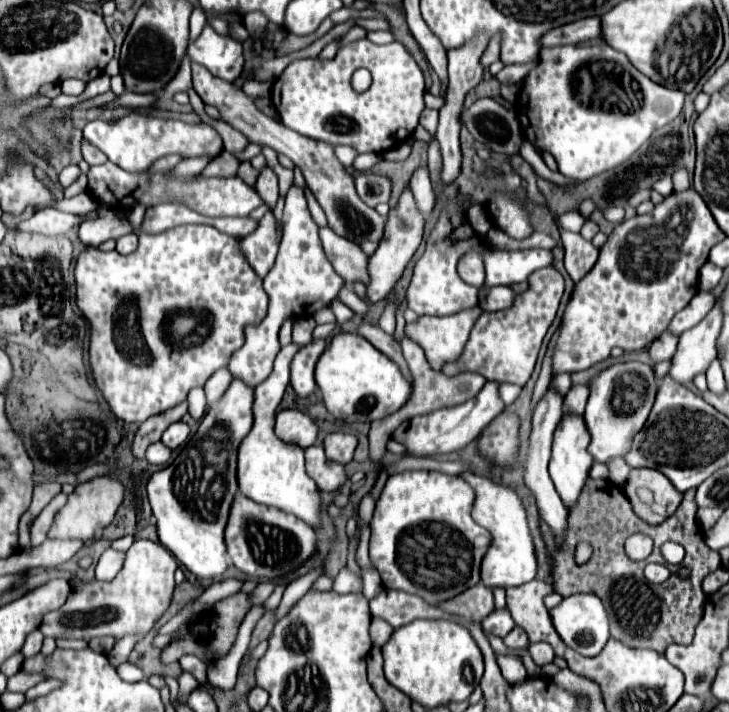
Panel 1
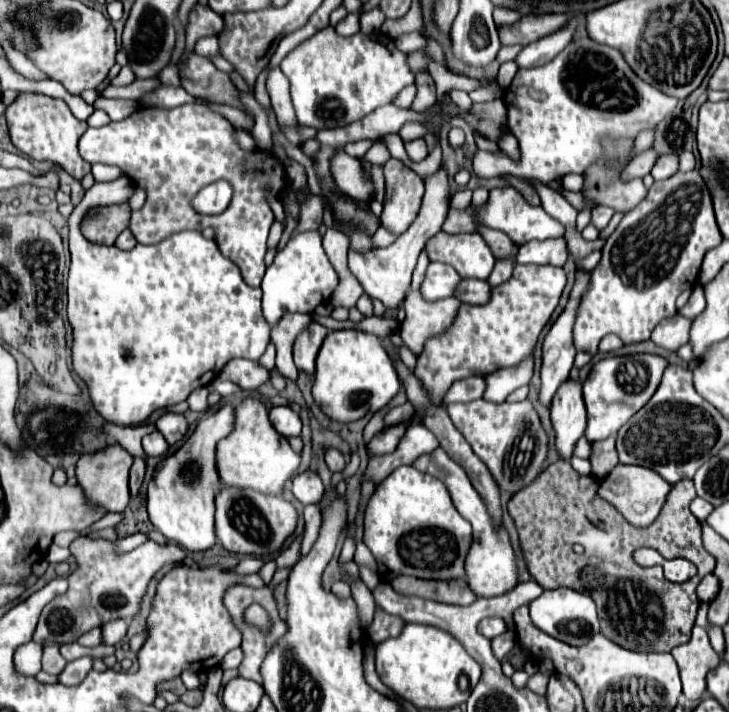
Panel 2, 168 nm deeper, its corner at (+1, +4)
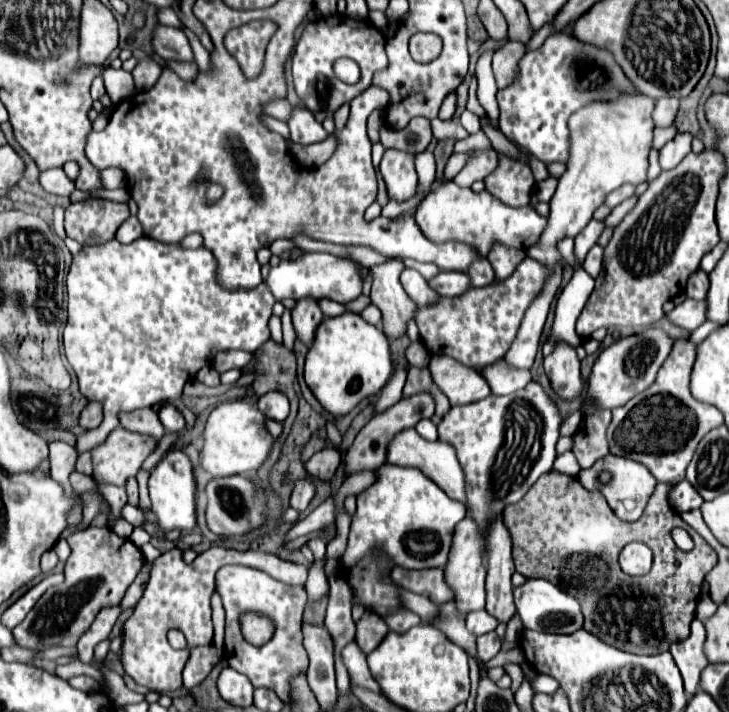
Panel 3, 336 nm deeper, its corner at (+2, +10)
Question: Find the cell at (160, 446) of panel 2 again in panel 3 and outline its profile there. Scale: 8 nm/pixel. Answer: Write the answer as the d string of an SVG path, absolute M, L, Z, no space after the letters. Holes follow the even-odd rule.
M141 408L141 412L127 412L125 416L121 416L121 426L129 432L151 436L153 440L161 440L161 436L165 434L159 416L151 408Z

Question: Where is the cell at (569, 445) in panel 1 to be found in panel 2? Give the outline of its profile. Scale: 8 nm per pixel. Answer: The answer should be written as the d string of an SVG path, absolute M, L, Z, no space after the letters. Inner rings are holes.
M568 378L554 394L552 404L552 424L556 432L556 448L564 460L572 456L576 440L586 430L586 406L582 398L582 382Z

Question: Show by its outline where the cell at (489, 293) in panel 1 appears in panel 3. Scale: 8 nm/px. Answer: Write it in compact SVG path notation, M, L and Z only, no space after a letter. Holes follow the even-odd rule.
M441 272L433 280L429 280L441 296L461 296L471 288L471 280L465 272Z

